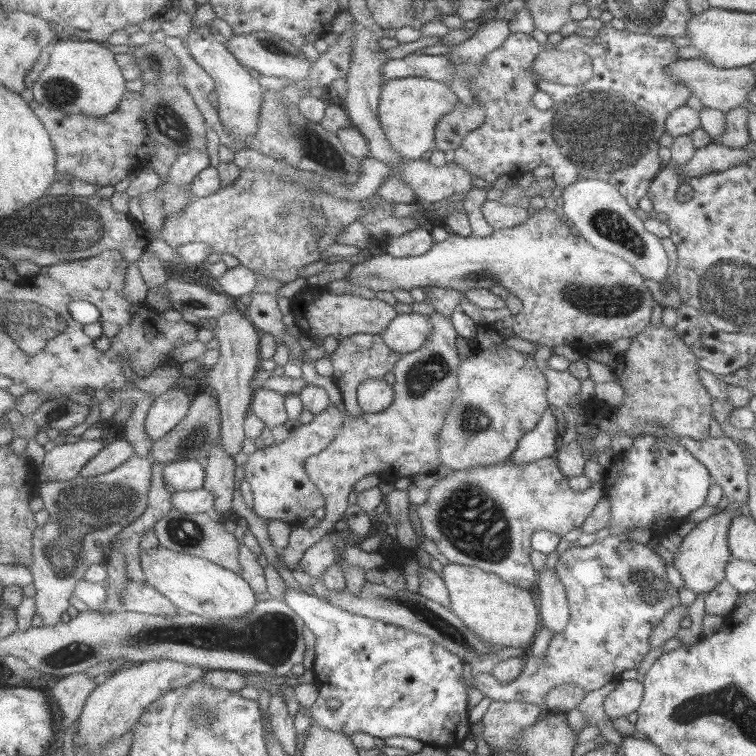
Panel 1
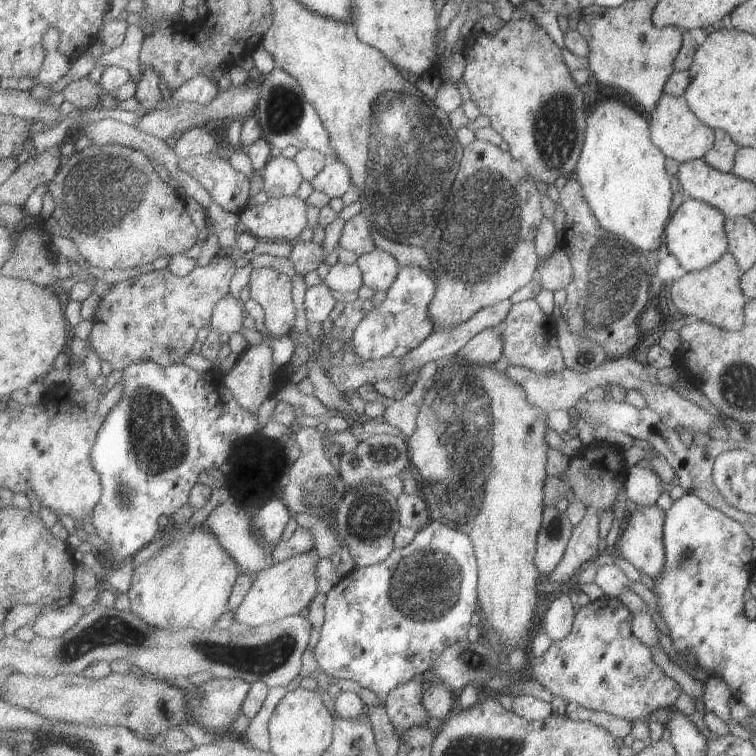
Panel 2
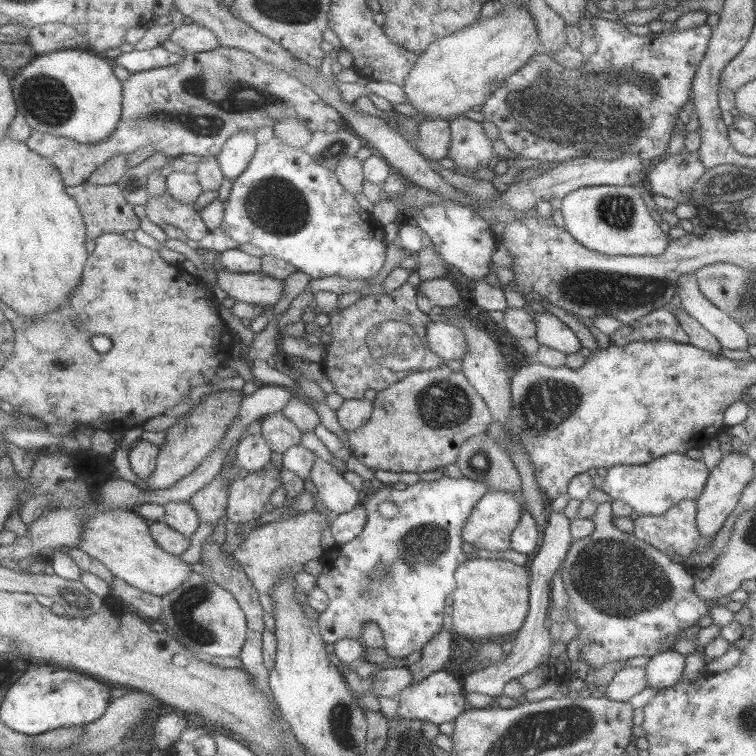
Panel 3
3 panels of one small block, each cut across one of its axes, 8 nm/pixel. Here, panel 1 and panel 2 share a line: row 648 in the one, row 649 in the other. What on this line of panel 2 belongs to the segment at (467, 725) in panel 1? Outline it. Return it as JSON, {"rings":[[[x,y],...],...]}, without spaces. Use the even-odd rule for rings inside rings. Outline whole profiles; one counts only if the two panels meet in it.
{"rings":[[[432,520],[417,532],[412,543],[397,548],[383,563],[356,566],[328,592],[325,620],[314,649],[316,661],[326,675],[355,681],[378,696],[387,697],[391,690],[433,668],[449,646],[469,638],[471,620],[480,609],[479,581],[480,568],[472,539],[455,527]]]}

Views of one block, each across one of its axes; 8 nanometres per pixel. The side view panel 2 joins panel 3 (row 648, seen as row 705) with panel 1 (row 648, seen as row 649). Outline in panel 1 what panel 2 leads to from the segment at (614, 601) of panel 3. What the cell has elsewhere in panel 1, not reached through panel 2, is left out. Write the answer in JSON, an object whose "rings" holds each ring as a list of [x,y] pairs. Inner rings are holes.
{"rings":[[[608,535],[589,546],[569,547],[561,553],[554,566],[557,578],[564,586],[568,603],[568,622],[564,630],[549,642],[546,654],[541,661],[533,661],[525,655],[526,664],[518,678],[501,685],[500,680],[491,674],[473,675],[473,687],[490,700],[499,702],[529,702],[542,705],[547,690],[560,685],[571,684],[581,690],[597,690],[616,680],[625,670],[637,671],[644,656],[650,650],[649,636],[652,629],[671,608],[679,606],[677,588],[666,577],[665,563],[653,549],[634,541],[627,542],[617,536]]]}

